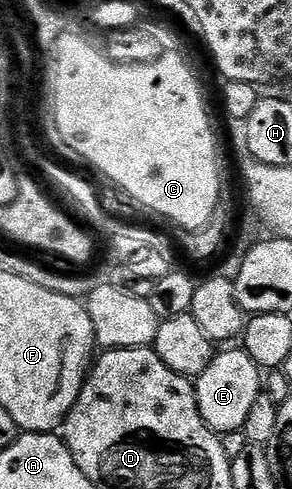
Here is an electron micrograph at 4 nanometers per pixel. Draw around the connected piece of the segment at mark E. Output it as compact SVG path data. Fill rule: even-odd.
M242 347L225 349L228 349L225 353L217 352L213 356L212 362L206 367L206 371L202 371L194 381L200 418L217 435L239 434L246 423L246 415L250 415L254 403L262 395L262 389L260 389L262 370L260 366L254 363L254 359Z

